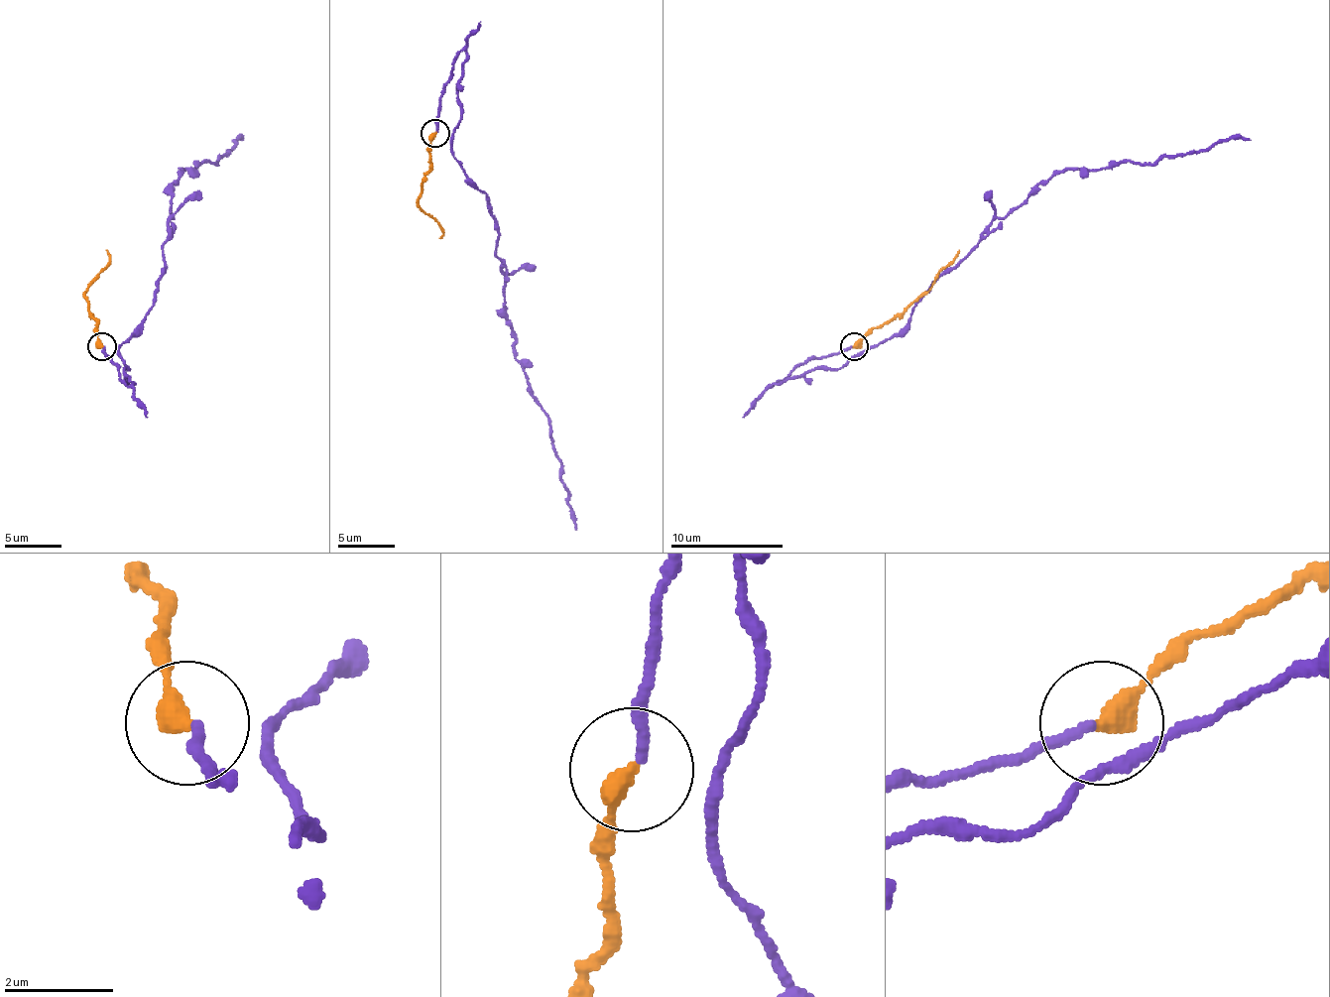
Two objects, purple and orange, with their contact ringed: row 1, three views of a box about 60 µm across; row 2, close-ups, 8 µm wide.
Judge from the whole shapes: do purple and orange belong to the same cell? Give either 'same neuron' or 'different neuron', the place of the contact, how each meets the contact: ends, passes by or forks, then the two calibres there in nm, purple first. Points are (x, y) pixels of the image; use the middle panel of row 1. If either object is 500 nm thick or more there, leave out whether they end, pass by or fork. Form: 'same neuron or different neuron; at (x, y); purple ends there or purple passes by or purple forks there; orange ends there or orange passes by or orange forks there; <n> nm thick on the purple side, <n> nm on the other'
same neuron; at (434, 133); purple passes by; orange ends there; 130 nm thick on the purple side, 400 nm on the other

